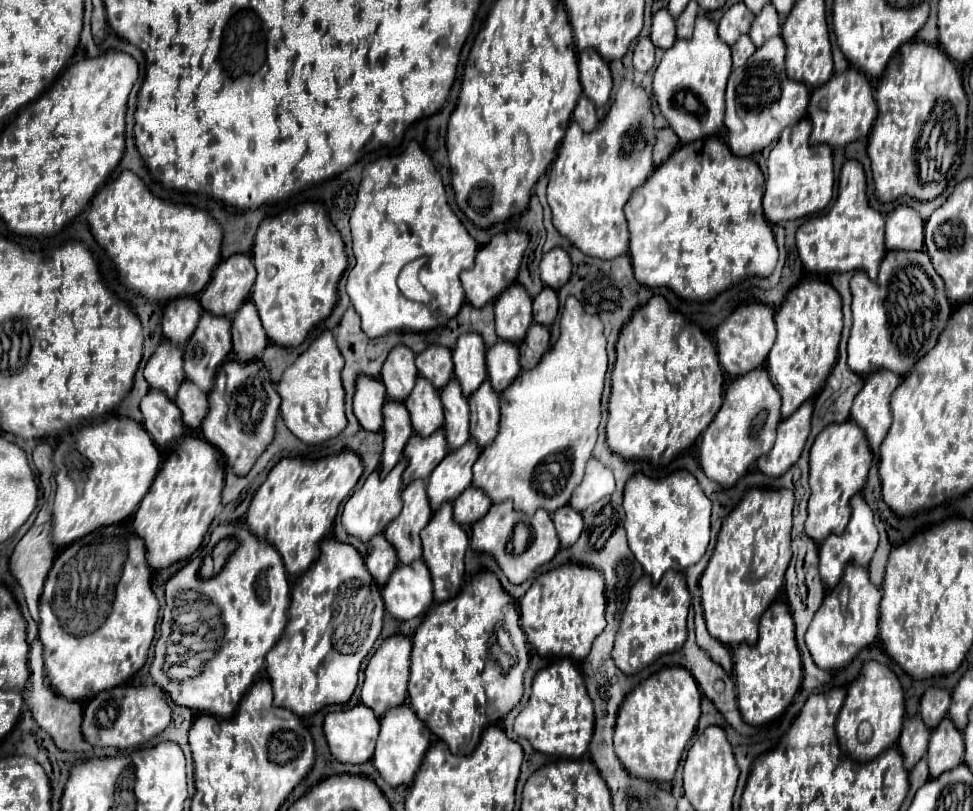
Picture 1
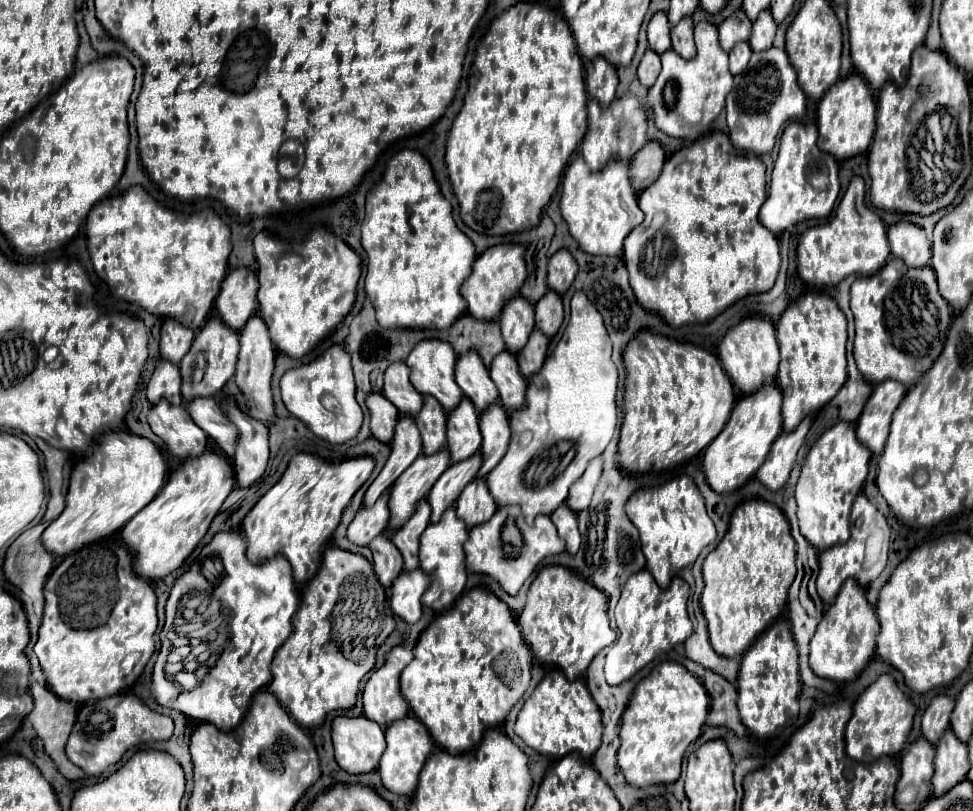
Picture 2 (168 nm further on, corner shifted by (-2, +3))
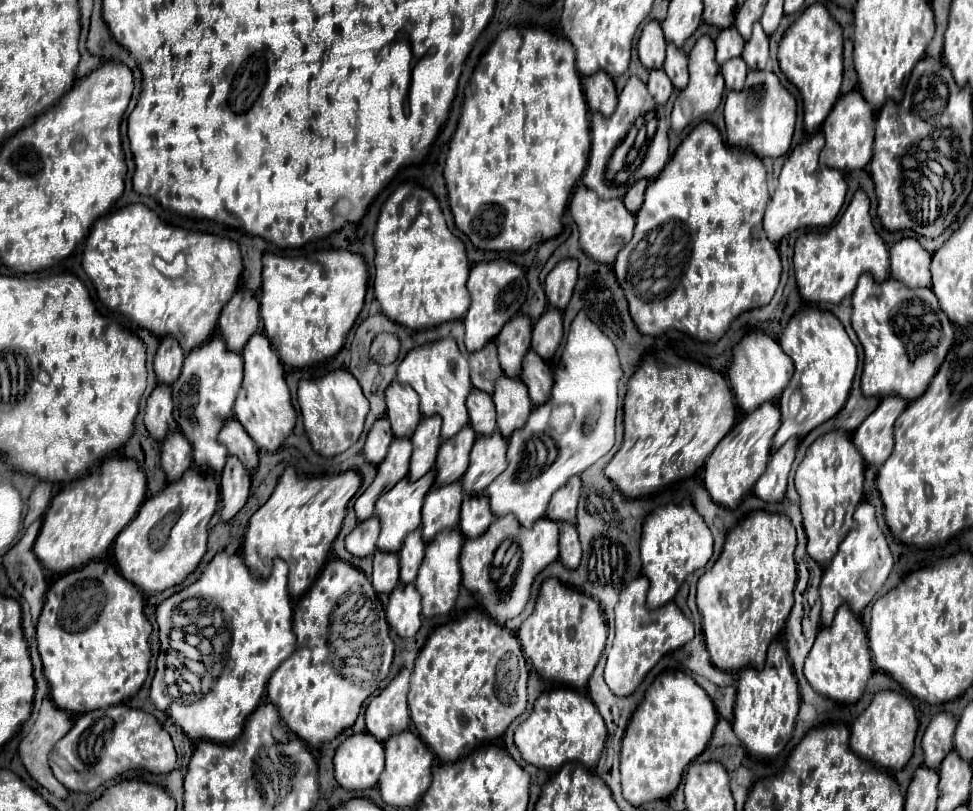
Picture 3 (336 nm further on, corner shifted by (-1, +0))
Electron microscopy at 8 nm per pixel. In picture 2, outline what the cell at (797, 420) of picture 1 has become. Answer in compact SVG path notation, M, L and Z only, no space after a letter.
M811 419L801 421L801 427L797 427L795 431L791 431L789 435L779 435L773 443L775 451L769 451L769 459L765 459L765 463L761 465L761 469L757 471L757 479L761 485L765 485L771 491L779 491L785 481L789 479L789 473L795 465L795 455L799 451L799 447L805 441L805 435L811 427Z

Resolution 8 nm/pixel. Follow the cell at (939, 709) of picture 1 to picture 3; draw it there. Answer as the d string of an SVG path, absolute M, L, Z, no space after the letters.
M940 712L930 720L922 736L926 766L930 768L940 766L944 756L954 748L954 730L956 730L956 718L948 712Z

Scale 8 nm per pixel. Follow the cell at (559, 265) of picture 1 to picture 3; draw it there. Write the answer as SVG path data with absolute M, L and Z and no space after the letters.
M574 258L560 260L550 270L550 274L546 276L546 282L544 282L544 292L546 292L548 304L558 310L564 310L572 296L572 290L576 286L576 278L578 278L578 262Z

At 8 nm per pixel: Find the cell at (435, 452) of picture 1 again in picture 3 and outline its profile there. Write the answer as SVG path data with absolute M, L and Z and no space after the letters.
M430 470L426 476L422 476L420 480L414 480L414 482L404 478L400 484L396 484L392 490L388 490L382 498L378 498L376 516L380 518L380 524L382 524L382 532L380 532L380 538L378 538L378 548L380 550L398 552L404 538L420 526L420 510L422 510L426 492L432 488L432 484L436 480L434 472L436 470Z

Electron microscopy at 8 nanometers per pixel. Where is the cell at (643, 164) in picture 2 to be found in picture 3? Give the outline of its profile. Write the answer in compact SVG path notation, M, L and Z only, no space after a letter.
M642 178L640 182L634 182L634 184L628 188L628 192L626 192L626 196L624 196L624 206L626 206L630 212L638 212L640 204L642 204L642 200L644 200L644 190L646 190L646 186L648 186L648 180Z

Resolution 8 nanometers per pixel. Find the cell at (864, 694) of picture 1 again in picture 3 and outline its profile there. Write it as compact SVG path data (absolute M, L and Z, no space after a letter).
M880 690L874 694L870 706L854 720L850 730L850 748L856 756L874 762L878 768L900 770L912 756L916 730L918 720L910 700L898 692Z

